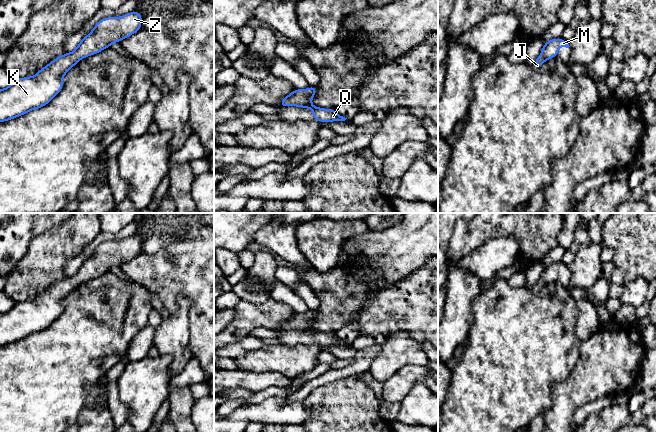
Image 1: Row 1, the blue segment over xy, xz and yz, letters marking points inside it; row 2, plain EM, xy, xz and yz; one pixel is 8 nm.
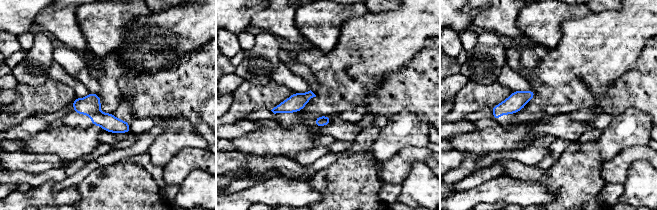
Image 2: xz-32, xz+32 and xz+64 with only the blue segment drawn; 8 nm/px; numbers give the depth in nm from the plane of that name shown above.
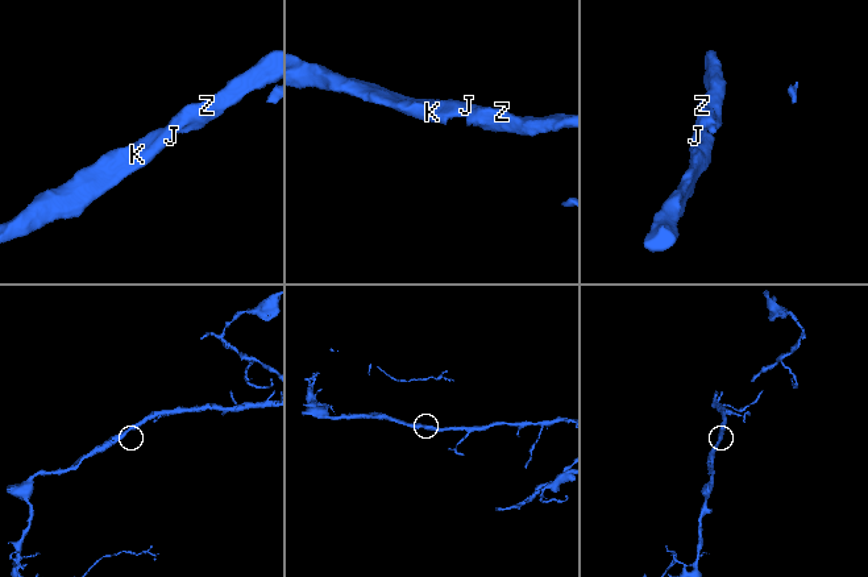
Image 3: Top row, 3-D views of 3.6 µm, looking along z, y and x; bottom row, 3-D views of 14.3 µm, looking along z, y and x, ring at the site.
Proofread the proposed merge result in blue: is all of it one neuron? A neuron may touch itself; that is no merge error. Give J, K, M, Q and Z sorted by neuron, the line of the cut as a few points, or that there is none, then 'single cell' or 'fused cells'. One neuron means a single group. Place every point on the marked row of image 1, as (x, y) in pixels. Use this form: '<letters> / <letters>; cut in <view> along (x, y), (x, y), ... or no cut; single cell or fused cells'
J K M Q Z; no cut; single cell

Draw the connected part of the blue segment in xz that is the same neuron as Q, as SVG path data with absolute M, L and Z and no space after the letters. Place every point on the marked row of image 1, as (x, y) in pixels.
M310 86L308 89L295 89L285 98L283 98L279 106L296 106L313 111L313 120L320 122L345 121L347 118L339 115L334 108L324 109L311 104L313 96L317 93L317 87Z

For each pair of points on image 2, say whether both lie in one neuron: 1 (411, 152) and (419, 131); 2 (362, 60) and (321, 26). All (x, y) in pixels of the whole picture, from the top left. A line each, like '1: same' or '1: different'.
1: different
2: different

